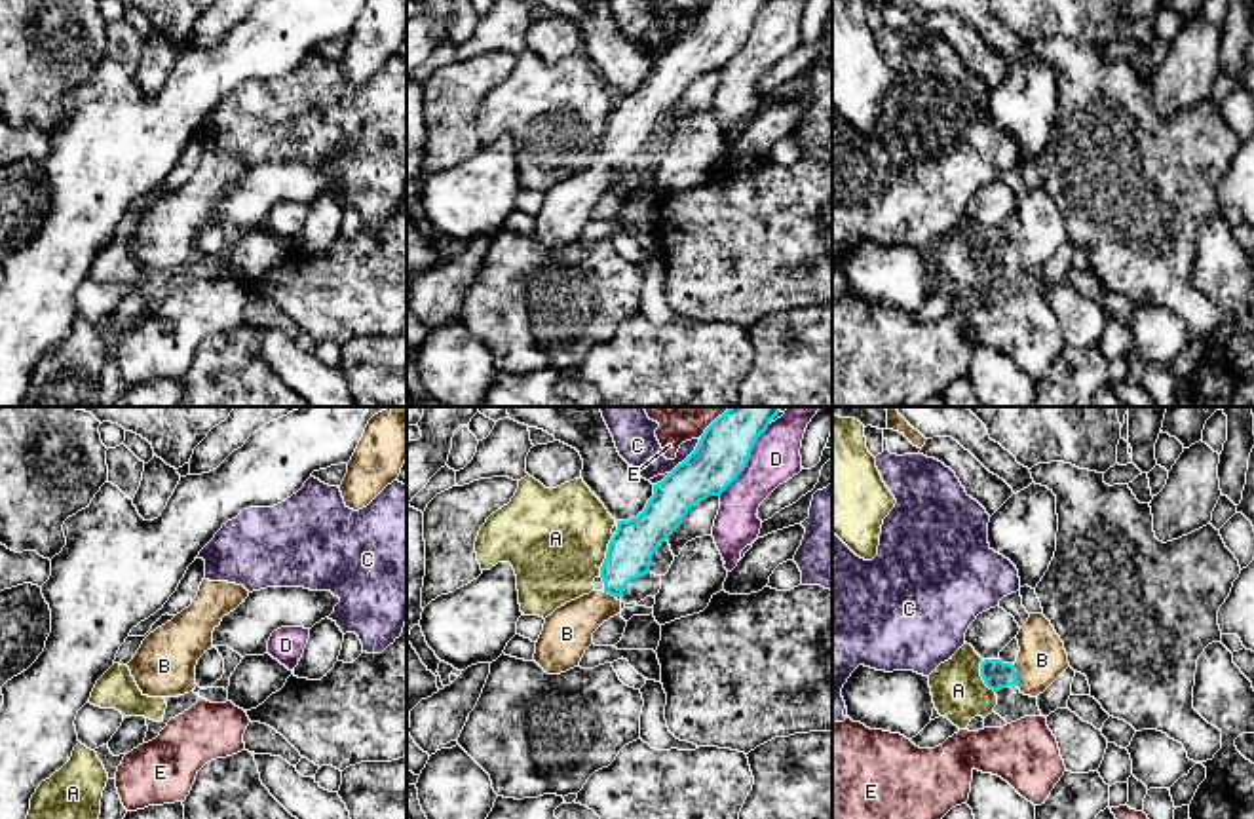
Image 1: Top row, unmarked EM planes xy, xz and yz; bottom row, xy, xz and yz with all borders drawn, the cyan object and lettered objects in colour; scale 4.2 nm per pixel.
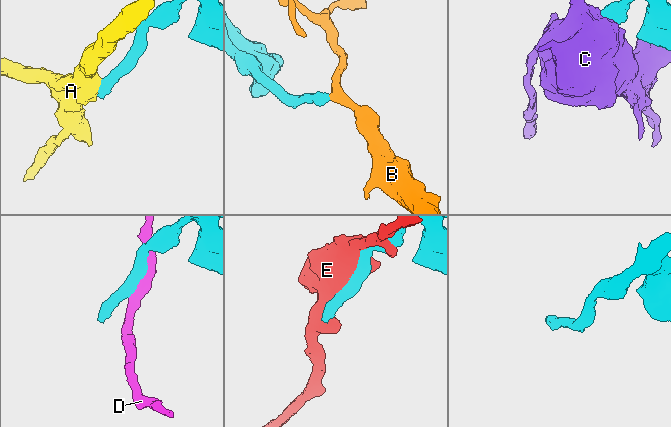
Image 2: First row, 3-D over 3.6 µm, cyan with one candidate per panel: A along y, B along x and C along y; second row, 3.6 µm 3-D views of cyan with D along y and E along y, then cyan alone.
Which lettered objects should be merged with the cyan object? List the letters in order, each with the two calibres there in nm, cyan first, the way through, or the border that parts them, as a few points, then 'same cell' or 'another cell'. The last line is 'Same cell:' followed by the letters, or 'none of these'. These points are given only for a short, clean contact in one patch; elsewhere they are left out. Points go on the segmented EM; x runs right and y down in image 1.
A: calibres 190 and 440 nm; border xz (614, 534), (599, 574); another cell
B: calibres 120 and 200 nm; way yz (996, 675), (1015, 675), (1028, 673), (1042, 660); same cell
C: calibres 220 and 180 nm; another cell
D: calibres 220 and 200 nm; another cell
E: calibres 220 and 260 nm; another cell
Same cell: B

